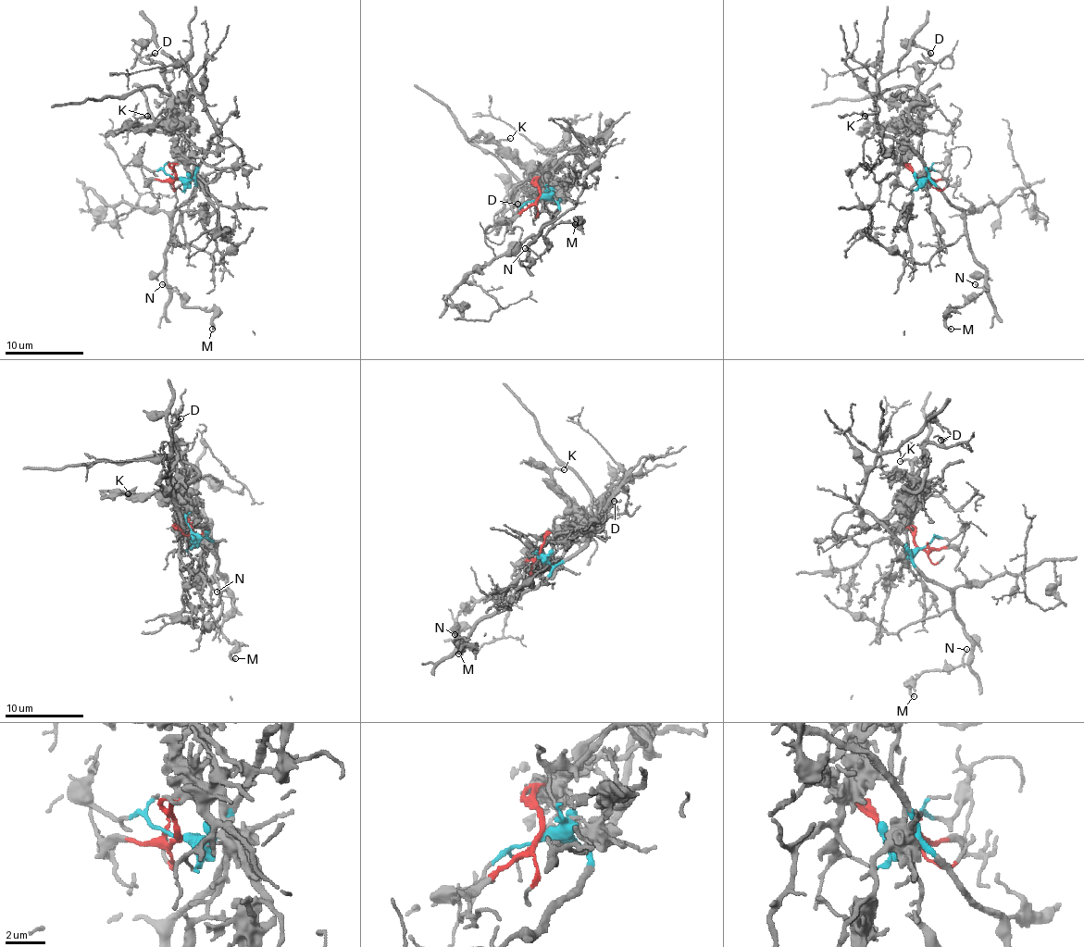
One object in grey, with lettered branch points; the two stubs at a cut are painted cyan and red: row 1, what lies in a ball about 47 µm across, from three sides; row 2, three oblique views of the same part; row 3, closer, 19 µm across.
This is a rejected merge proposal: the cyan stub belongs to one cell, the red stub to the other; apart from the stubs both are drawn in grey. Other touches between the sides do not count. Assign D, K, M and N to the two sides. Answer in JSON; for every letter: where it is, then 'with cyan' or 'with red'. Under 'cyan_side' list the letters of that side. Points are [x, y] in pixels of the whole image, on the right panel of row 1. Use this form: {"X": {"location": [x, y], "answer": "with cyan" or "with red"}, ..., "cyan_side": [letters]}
{"D": {"location": [930, 53], "answer": "with red"}, "K": {"location": [865, 116], "answer": "with red"}, "M": {"location": [951, 329], "answer": "with cyan"}, "N": {"location": [975, 284], "answer": "with cyan"}, "cyan_side": ["M", "N"]}

